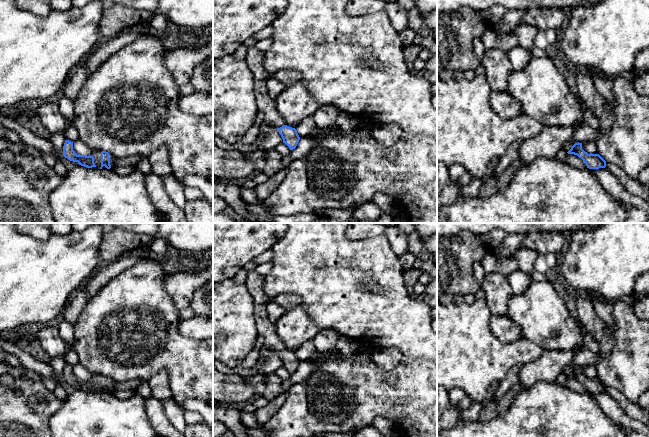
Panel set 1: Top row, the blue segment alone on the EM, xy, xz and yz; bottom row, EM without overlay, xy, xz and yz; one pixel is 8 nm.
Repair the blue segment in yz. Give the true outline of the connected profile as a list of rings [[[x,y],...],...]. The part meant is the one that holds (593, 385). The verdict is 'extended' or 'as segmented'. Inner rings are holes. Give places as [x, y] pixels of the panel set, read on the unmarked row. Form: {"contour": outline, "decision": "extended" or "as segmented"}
{"contour": [[[575,367],[567,377],[577,379],[589,393],[606,391],[606,385],[599,378],[588,378],[585,376],[582,373],[582,367]]], "decision": "as segmented"}

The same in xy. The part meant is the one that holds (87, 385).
{"contour": [[[66,364],[63,370],[63,379],[70,385],[78,386],[79,389],[96,393],[102,393],[105,390],[107,393],[115,393],[118,388],[115,386],[116,381],[106,375],[99,373],[92,374],[91,380],[77,379],[73,374],[73,366]]], "decision": "extended"}

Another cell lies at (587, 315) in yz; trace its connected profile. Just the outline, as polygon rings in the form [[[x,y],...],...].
[[[578,293],[575,302],[580,321],[598,342],[600,350],[605,355],[609,355],[614,345],[614,338],[596,314],[591,296]]]

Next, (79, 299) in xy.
[[[86,283],[74,292],[61,314],[62,318],[66,319],[73,325],[90,299],[85,286]]]

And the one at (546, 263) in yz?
[[[547,253],[547,254],[538,254],[535,262],[534,269],[537,272],[540,272],[548,276],[554,269],[557,269],[557,254],[556,253]]]

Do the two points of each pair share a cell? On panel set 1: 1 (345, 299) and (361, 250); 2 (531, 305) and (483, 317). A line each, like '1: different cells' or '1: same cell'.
1: same cell
2: different cells

